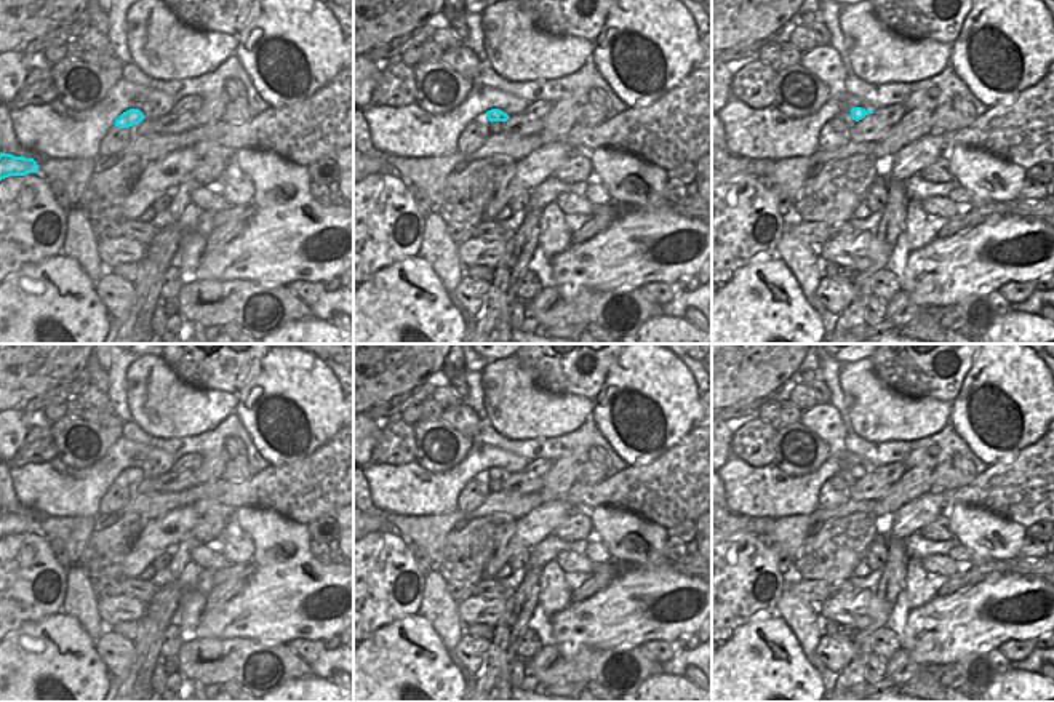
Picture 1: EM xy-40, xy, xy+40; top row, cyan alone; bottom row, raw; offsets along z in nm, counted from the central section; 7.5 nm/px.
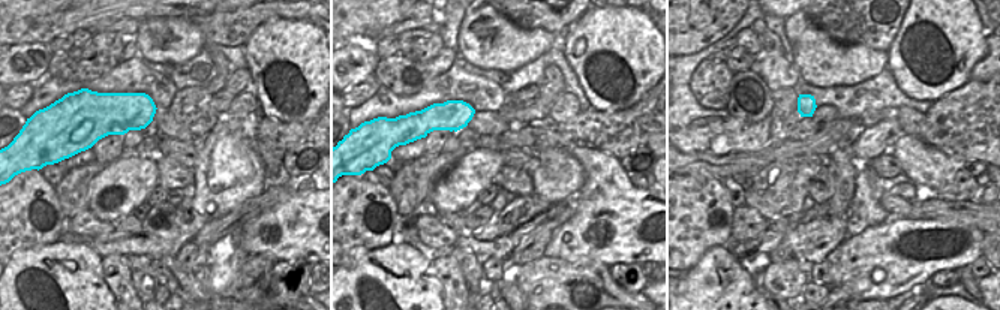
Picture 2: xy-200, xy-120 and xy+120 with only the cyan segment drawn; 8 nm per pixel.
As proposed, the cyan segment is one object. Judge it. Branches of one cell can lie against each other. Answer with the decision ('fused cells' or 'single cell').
single cell

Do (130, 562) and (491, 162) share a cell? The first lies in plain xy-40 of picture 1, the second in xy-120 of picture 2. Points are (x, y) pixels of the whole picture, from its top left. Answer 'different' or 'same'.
same

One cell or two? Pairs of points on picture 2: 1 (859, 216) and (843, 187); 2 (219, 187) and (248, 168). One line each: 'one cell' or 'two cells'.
1: two cells
2: one cell

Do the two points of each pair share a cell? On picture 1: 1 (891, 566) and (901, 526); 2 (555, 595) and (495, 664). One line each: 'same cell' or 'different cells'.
1: different cells
2: different cells

